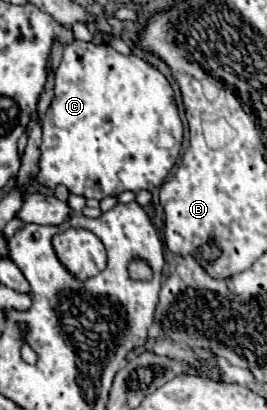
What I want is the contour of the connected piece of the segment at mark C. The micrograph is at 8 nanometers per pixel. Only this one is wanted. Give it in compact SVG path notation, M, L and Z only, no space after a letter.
M70 41L64 47L64 57L62 63L56 71L56 81L54 81L54 99L52 105L46 111L46 117L42 121L42 145L40 145L40 159L38 159L38 173L34 175L34 179L48 189L54 189L56 185L66 185L68 191L72 195L82 195L86 199L104 199L104 197L118 197L124 191L154 191L156 187L162 185L162 181L166 179L166 175L172 171L178 155L180 155L180 145L182 145L182 121L178 115L178 107L174 101L174 91L170 87L170 83L166 81L166 77L154 69L152 65L148 65L142 57L138 55L122 55L116 49L112 49L110 45L94 45L94 43L86 43L86 41Z

